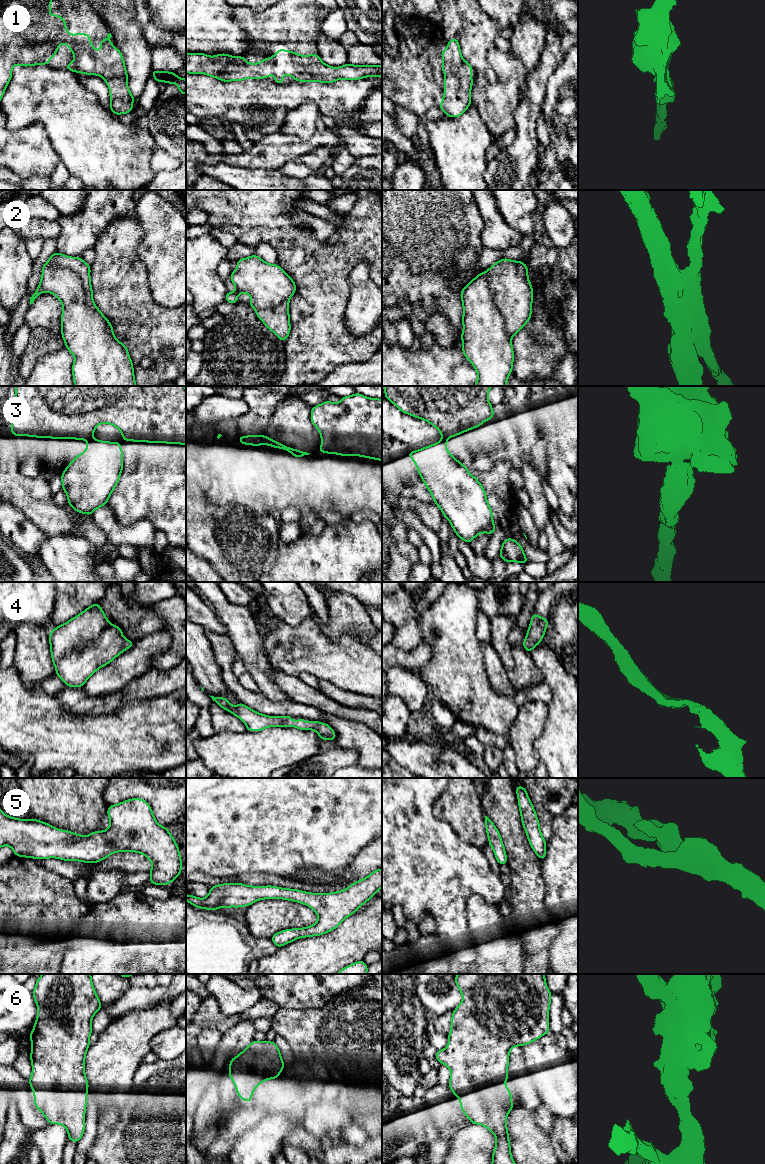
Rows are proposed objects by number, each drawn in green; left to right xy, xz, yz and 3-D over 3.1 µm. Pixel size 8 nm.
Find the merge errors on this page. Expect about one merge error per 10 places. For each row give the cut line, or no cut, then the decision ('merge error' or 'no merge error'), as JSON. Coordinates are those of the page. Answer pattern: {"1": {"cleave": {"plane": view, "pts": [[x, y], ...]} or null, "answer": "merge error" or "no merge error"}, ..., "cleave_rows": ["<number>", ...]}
{"1": {"cleave": null, "answer": "no merge error"}, "2": {"cleave": {"plane": "yz", "pts": [[485, 272], [493, 301], [503, 319], [504, 330], [510, 338]]}, "answer": "merge error"}, "3": {"cleave": {"plane": "yz", "pts": [[442, 438], [446, 439]]}, "answer": "merge error"}, "4": {"cleave": null, "answer": "no merge error"}, "5": {"cleave": null, "answer": "no merge error"}, "6": {"cleave": null, "answer": "no merge error"}, "cleave_rows": ["2", "3"]}

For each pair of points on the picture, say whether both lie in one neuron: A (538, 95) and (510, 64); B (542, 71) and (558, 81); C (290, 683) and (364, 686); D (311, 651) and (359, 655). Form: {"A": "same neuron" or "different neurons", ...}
{"A": "different neurons", "B": "different neurons", "C": "different neurons", "D": "same neuron"}

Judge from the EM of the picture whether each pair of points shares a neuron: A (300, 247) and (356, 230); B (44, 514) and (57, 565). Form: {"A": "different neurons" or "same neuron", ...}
{"A": "same neuron", "B": "different neurons"}

